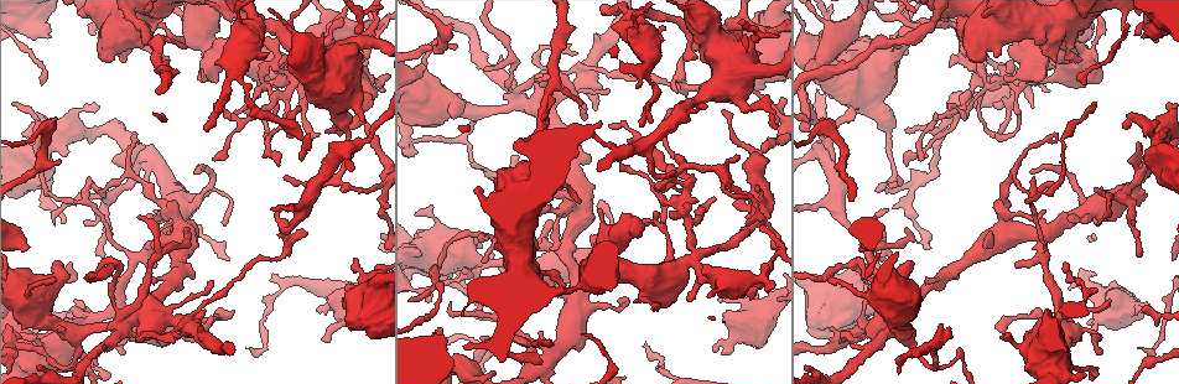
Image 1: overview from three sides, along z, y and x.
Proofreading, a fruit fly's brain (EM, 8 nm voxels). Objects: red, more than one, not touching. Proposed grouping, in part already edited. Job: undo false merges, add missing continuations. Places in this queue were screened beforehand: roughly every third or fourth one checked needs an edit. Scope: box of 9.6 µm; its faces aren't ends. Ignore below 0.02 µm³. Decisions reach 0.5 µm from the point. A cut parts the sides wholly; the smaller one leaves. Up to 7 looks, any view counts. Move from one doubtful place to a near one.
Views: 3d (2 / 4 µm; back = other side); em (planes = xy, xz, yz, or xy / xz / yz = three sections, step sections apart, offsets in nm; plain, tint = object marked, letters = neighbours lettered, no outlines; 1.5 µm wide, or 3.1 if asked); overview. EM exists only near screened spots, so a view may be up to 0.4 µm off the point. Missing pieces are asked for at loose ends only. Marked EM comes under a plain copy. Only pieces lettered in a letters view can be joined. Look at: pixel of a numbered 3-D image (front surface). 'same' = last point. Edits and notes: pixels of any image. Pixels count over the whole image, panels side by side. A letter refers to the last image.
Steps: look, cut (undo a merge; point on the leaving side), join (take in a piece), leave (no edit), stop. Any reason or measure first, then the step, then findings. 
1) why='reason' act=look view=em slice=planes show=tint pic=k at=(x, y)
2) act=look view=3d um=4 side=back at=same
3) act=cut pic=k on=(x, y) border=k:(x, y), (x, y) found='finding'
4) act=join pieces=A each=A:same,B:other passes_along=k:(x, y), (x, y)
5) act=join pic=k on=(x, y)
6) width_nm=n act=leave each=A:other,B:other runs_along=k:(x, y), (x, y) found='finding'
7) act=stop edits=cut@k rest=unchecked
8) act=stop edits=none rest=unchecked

why='calibre changes' act=look view=3d um=4 pic=1 at=(862, 289)

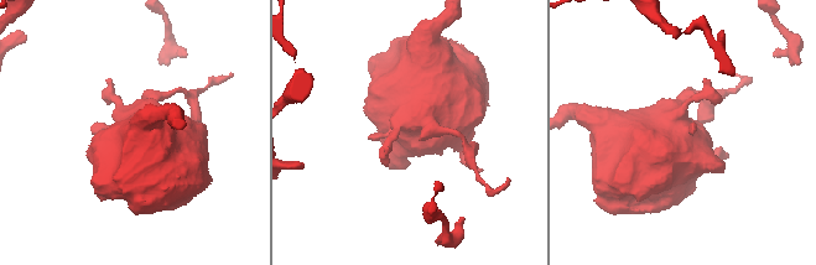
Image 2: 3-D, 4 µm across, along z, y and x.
act=look view=em slice=xz step=8 show=tint pic=2 at=(685, 133)

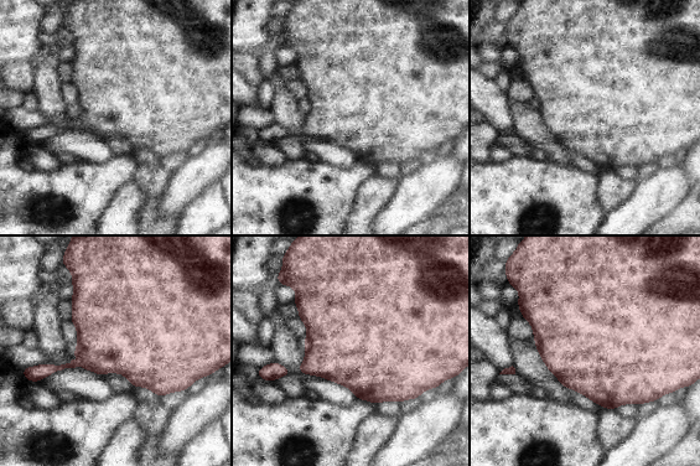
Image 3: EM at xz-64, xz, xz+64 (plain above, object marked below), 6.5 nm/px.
why='cut it another way' act=look view=em slice=planes show=letters at=same

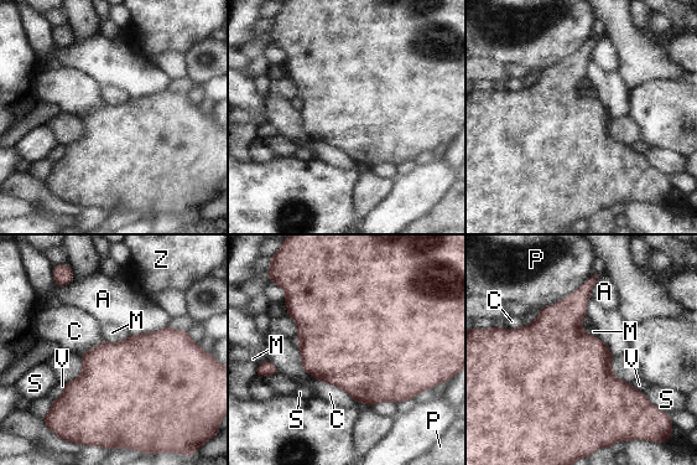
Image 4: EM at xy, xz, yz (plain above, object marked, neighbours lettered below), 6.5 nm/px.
act=leave each=A:other,C:other,M:other,P:other,S:other,V:other,Z:other found='one neuron here'

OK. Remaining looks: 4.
why='abrupt turn' act=look view=em slice=xy step=4 show=tint pic=1 at=(766, 269)

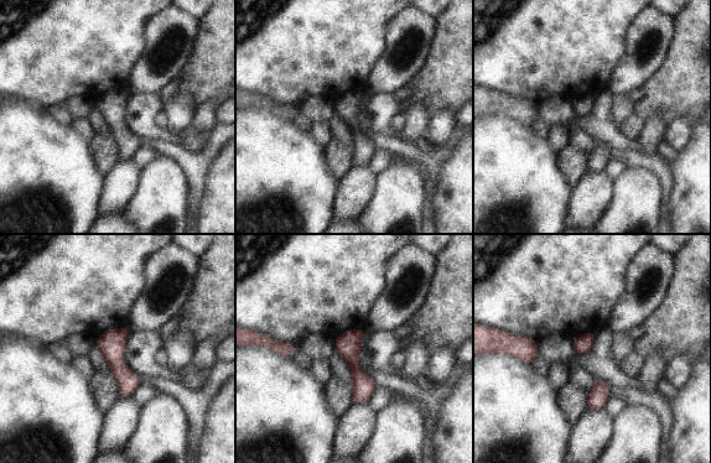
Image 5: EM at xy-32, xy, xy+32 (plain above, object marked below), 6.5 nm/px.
why='another direction' act=look view=em slice=planes show=letters at=same

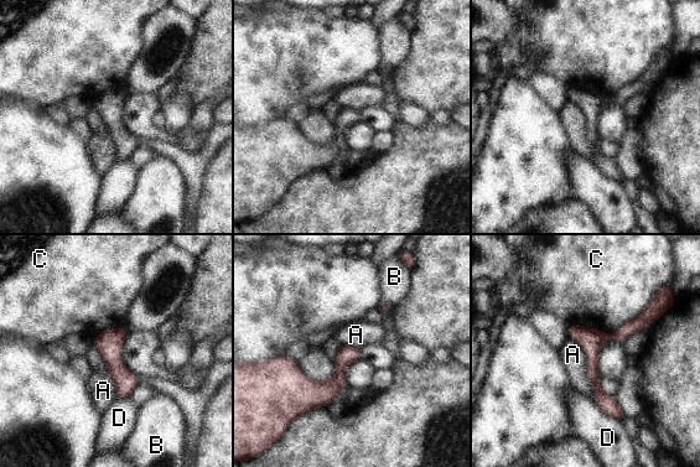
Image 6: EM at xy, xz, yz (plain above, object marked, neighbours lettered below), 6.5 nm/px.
act=leave each=A:other,B:other,C:other,D:other found='all the same neuron'

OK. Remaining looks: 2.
why='an open end' act=look view=3d um=4 pic=1 at=(112, 160)

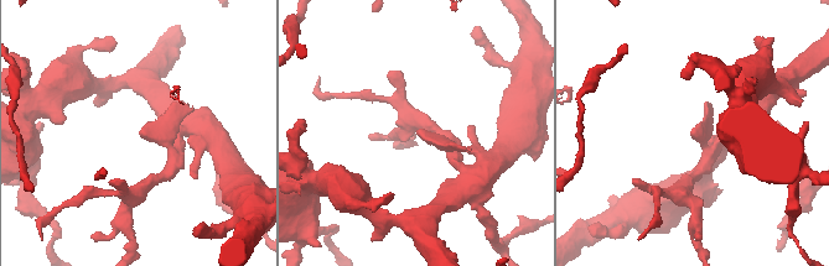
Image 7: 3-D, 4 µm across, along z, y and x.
act=look view=em slice=planes show=letters pic=7 at=(693, 130)

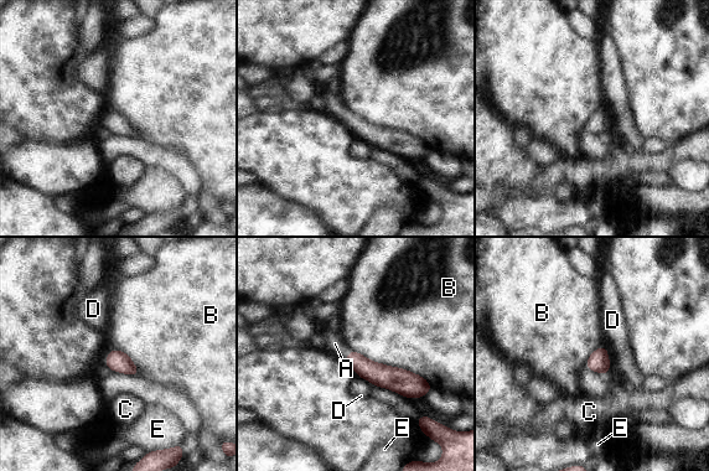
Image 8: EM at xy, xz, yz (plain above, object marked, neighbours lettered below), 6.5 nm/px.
longest_contact=B:600nm act=join pic=8 on=(335, 343) each=A:same,B:other,C:other,D:other,E:other passes_along=8:(378, 374), (347, 355), (335, 343) found='the neuron continues'

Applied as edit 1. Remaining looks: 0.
act=stop edits=join@8 rest=unchecked

